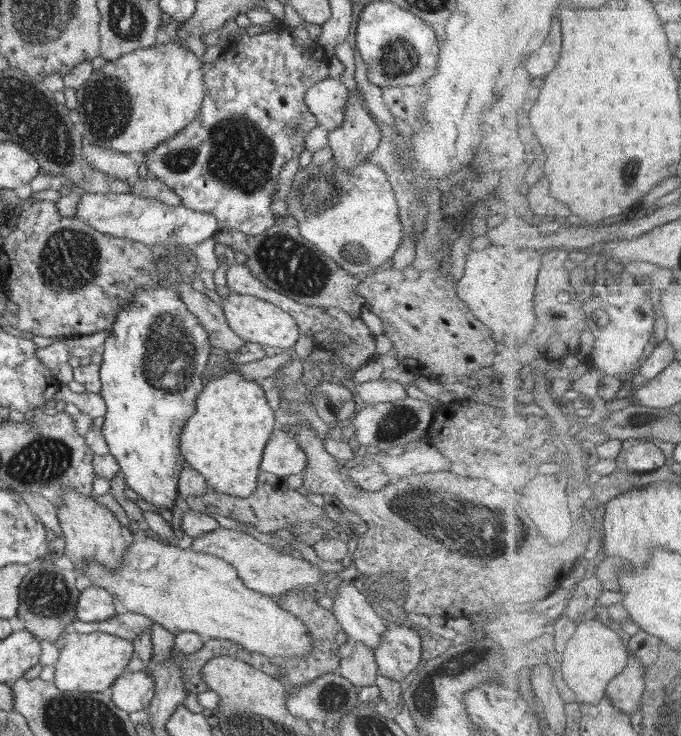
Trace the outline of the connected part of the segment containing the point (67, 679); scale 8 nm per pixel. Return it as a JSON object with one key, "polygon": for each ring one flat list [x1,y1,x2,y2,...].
{"polygon":[[73,630,62,633,56,642,59,657,54,664,53,683,63,691,104,692,126,670,133,655,131,640,106,632,78,633]]}

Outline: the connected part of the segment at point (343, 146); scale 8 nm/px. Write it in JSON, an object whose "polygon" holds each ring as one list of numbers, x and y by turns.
{"polygon":[[349,90,344,123,330,132,327,144,338,168,351,170,378,148,385,129,378,127,369,112,364,97,358,97,356,91]]}

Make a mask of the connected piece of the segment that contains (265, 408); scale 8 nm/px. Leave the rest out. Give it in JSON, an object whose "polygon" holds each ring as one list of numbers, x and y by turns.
{"polygon":[[230,370,226,375,209,381,198,395,194,414,182,429,179,442,184,460,200,472,209,488,225,496,250,497,257,488,262,456,275,425,274,411,268,405,259,382,246,380,239,372]]}

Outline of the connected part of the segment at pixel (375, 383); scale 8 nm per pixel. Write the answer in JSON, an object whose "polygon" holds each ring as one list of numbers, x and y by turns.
{"polygon":[[380,378,362,384,352,383,351,388,367,405,394,402,408,396,402,383,391,379]]}

